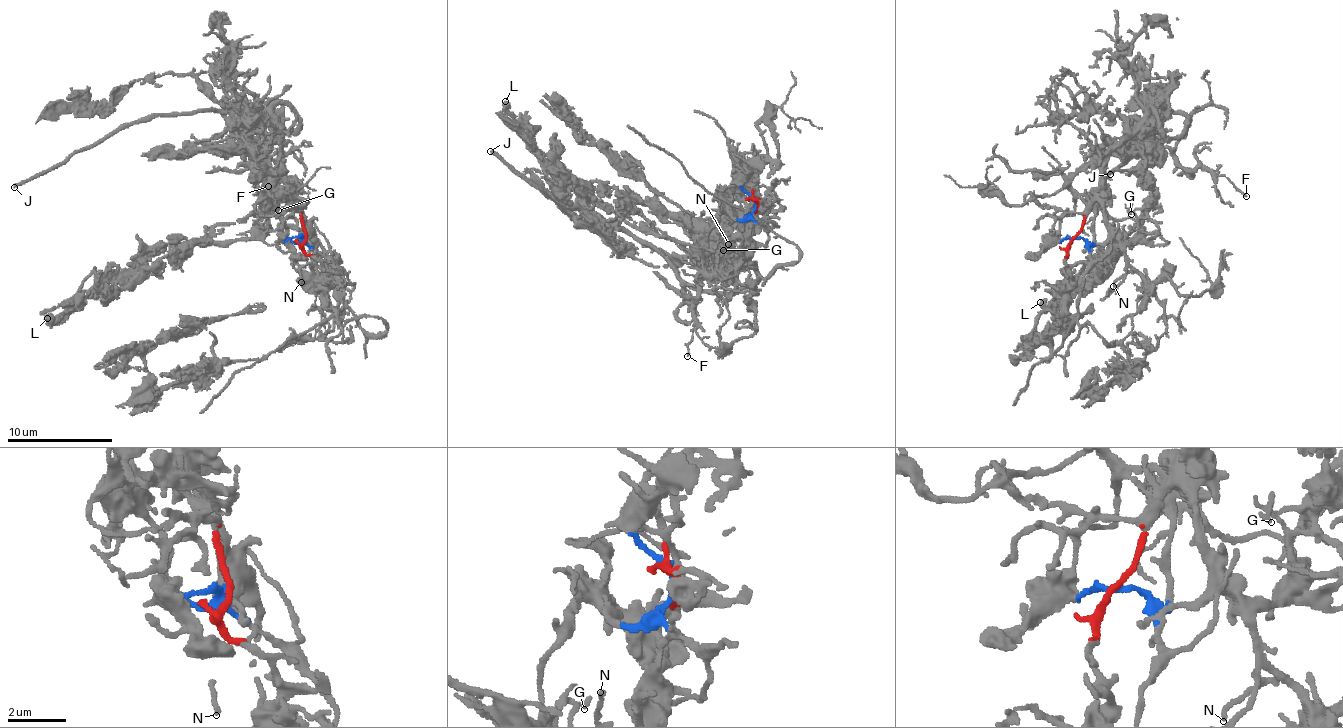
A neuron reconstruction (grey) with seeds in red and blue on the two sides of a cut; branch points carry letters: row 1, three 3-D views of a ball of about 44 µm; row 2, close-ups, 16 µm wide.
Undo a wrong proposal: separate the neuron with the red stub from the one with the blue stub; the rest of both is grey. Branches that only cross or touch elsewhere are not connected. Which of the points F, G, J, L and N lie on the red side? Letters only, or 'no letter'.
F, J, N

